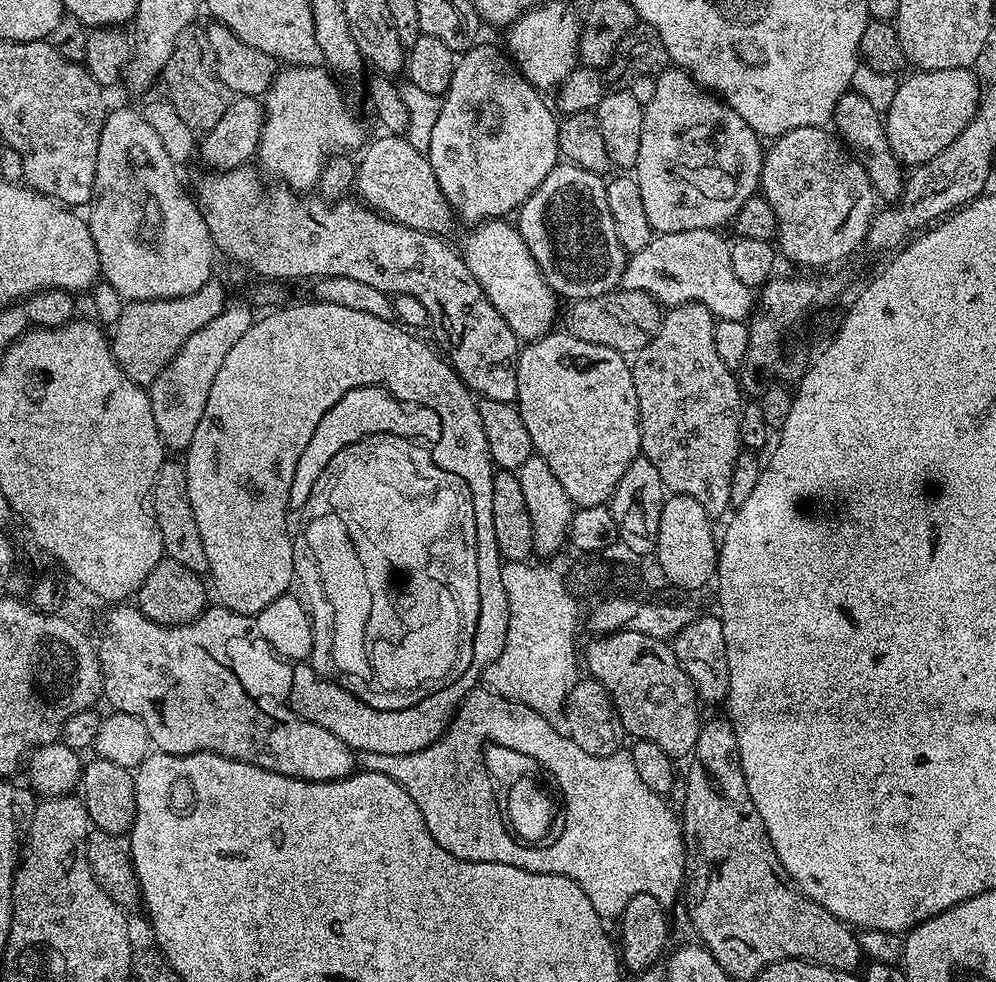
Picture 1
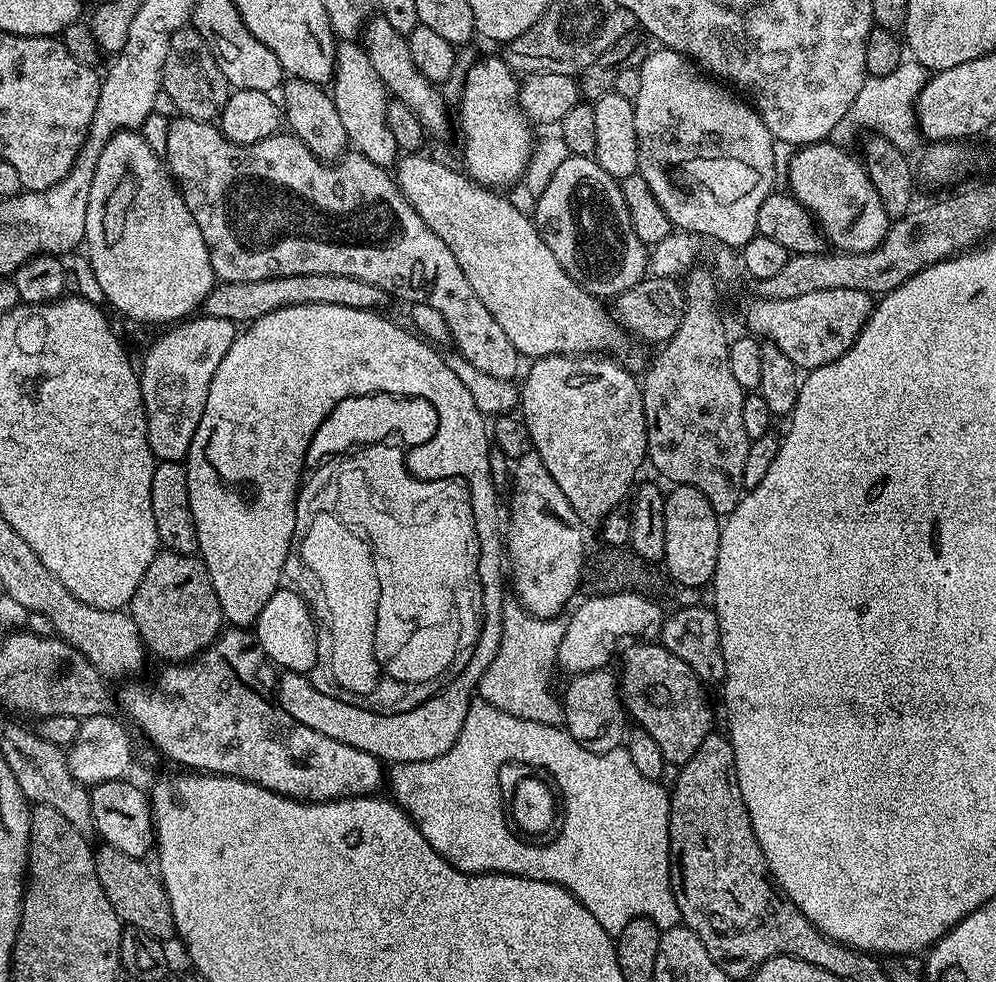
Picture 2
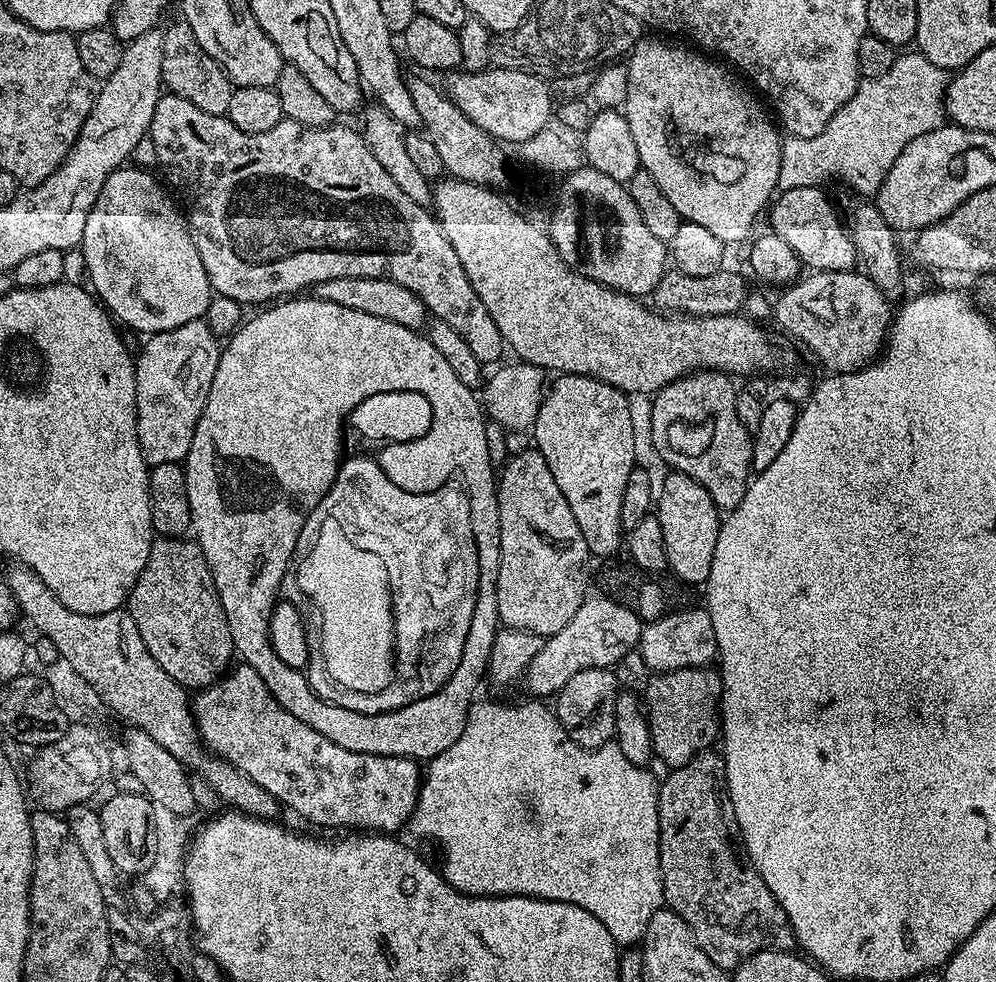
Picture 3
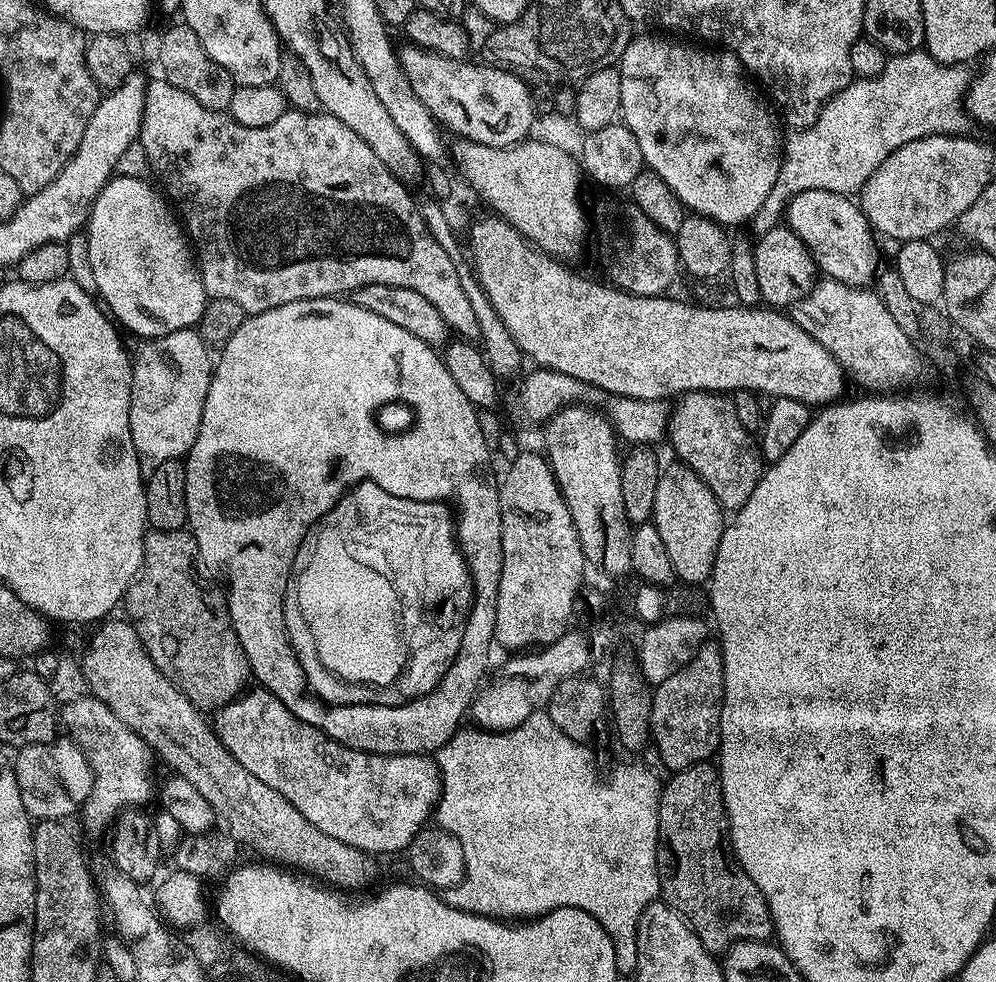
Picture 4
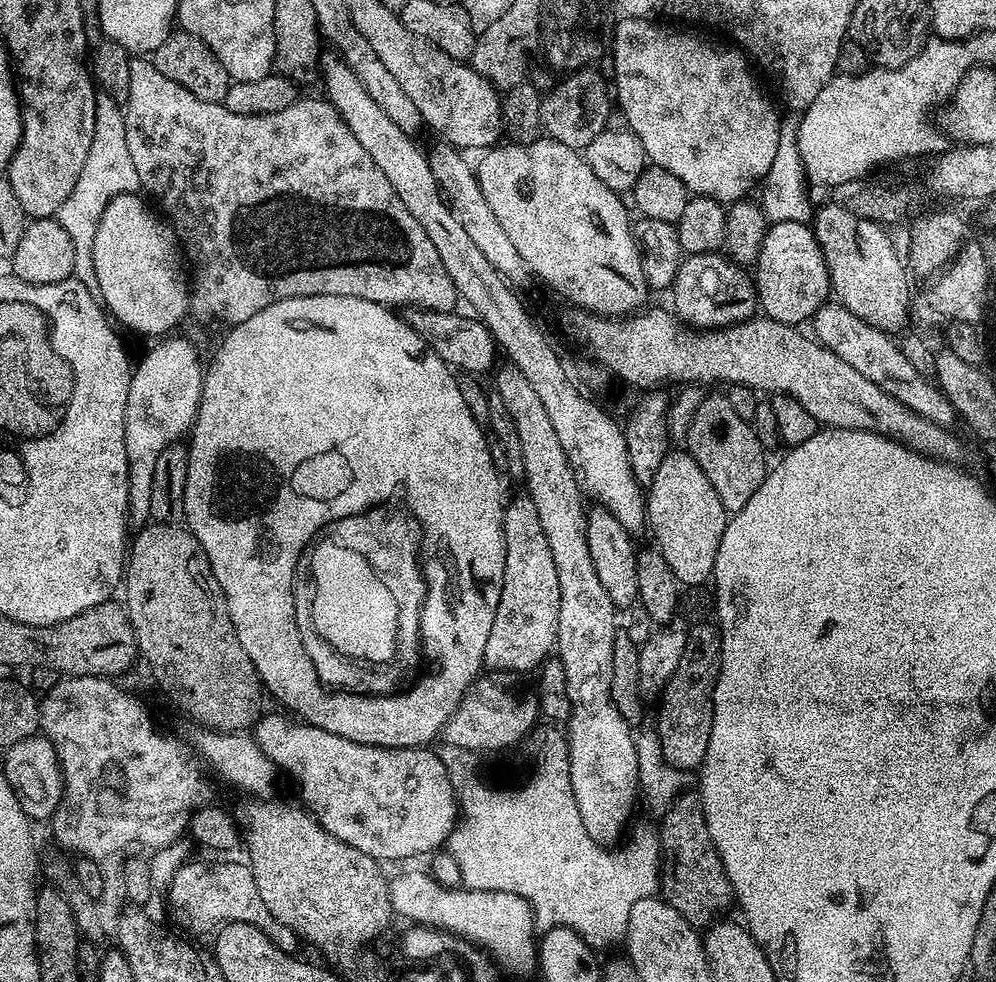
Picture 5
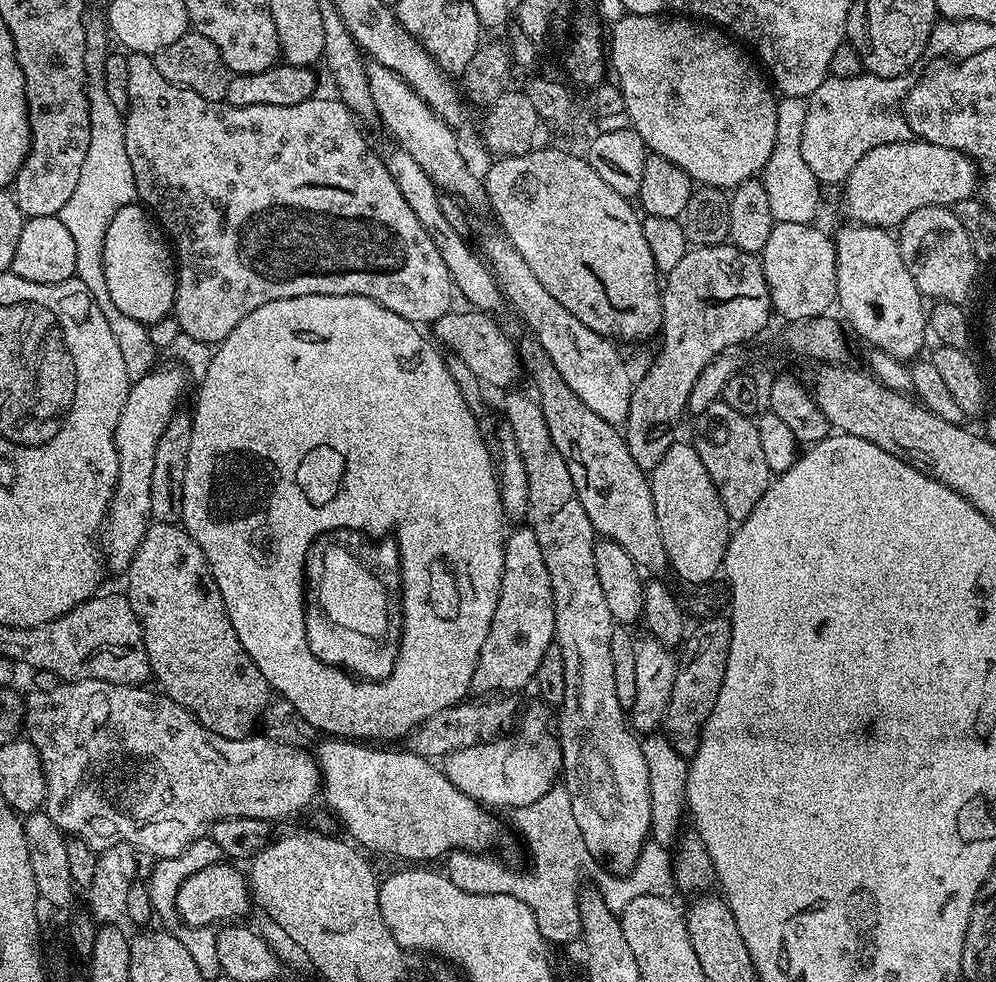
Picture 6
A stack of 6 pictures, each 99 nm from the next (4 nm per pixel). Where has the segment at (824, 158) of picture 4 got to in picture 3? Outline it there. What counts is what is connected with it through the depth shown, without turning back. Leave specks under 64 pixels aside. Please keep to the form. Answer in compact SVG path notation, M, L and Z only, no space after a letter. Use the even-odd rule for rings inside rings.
M908 50L905 54L897 55L894 66L882 74L882 78L861 79L855 94L826 122L826 130L814 138L802 138L791 134L783 137L780 146L780 169L778 170L777 189L780 192L794 190L798 186L810 186L815 188L823 185L823 180L828 180L831 176L845 176L858 191L861 197L875 197L876 192L882 186L890 166L906 150L906 146L918 134L926 134L930 130L939 128L945 123L946 113L944 111L944 94L948 90L949 73L945 69L934 66L930 58L926 58L918 50Z

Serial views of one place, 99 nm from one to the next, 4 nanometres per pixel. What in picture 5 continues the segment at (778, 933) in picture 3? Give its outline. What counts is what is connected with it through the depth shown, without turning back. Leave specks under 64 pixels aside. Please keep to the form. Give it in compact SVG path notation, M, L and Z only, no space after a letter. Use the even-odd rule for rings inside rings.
M685 791L673 801L671 808L662 816L664 825L659 825L660 833L660 887L663 899L667 900L678 914L682 914L697 930L709 927L717 918L723 917L728 907L733 907L734 895L732 883L728 881L726 870L722 866L722 858L708 833L704 807L700 804L700 797L695 791Z

